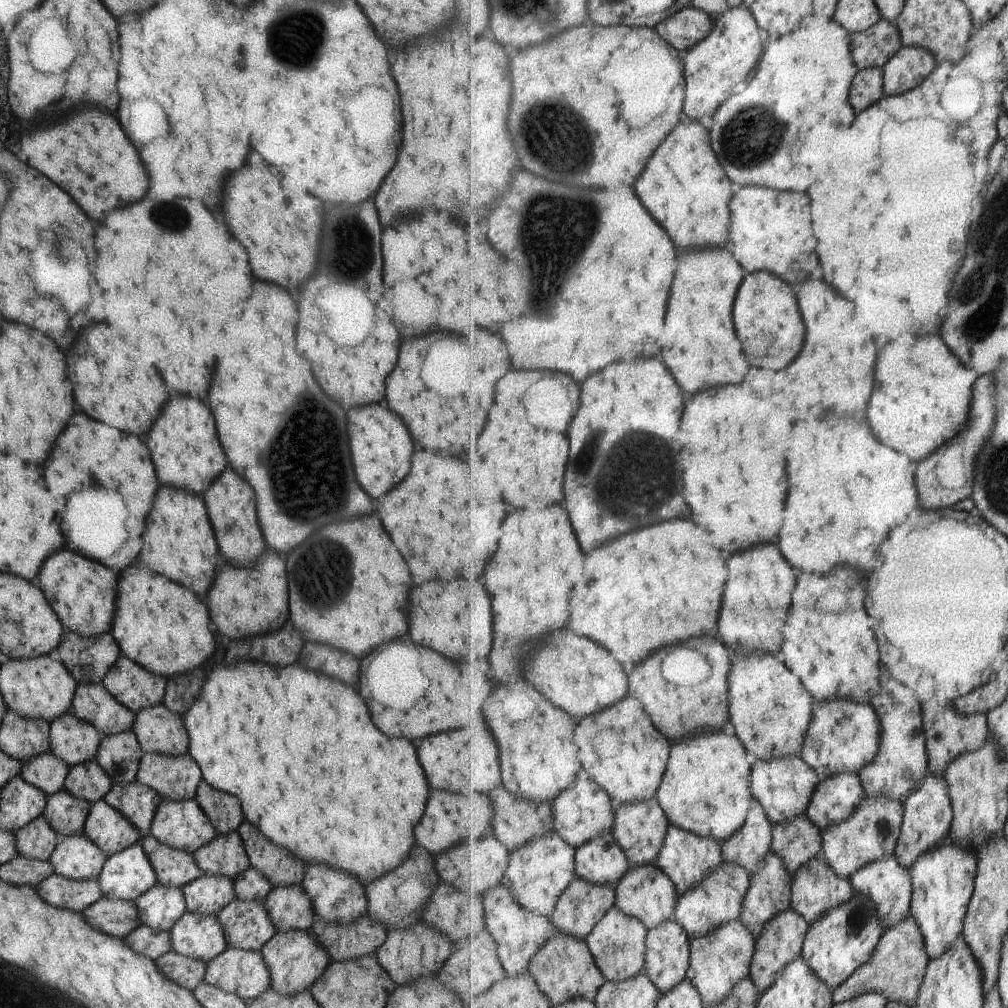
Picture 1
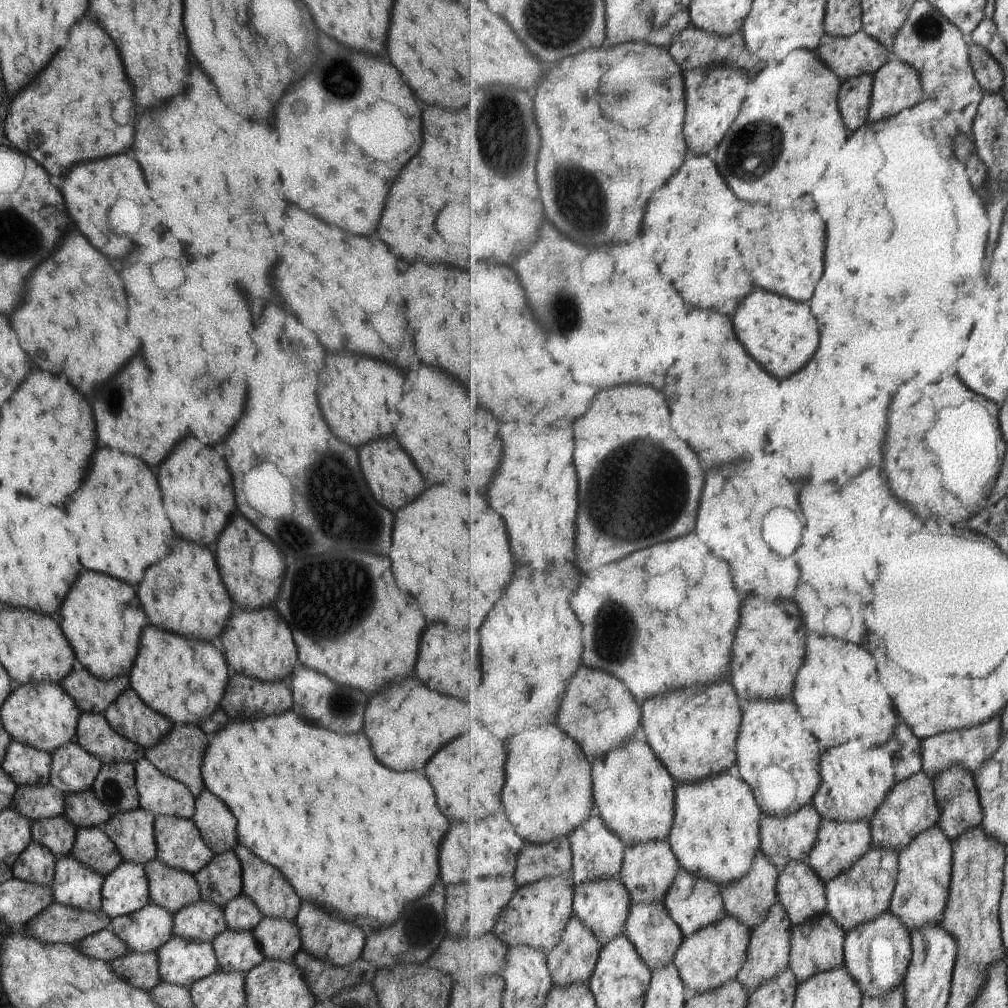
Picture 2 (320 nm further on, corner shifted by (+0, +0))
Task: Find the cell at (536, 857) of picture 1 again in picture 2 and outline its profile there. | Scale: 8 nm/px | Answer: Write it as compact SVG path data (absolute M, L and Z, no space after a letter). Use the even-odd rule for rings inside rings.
M572 876L565 878L547 878L534 884L518 886L512 902L497 918L494 934L501 938L510 948L513 946L529 946L533 950L551 952L565 933L569 920L574 914L574 888Z

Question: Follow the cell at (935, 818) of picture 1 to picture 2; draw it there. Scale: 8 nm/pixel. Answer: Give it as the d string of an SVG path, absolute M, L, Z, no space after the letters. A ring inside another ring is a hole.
M935 824L929 830L921 832L898 857L899 875L890 910L897 914L897 918L901 918L911 934L919 928L937 926L943 921L949 903L953 873L952 841Z

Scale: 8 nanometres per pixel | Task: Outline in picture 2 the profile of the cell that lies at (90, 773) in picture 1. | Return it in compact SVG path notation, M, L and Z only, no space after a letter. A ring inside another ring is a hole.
M90 789L65 795L62 814L69 822L73 822L76 828L103 826L111 816L105 803L99 802L99 798Z

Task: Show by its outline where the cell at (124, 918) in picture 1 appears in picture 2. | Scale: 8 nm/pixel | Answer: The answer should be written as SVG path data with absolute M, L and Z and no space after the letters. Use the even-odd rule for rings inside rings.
M52 902L26 923L25 930L43 944L68 944L107 929L109 922L111 918L103 910L81 910Z

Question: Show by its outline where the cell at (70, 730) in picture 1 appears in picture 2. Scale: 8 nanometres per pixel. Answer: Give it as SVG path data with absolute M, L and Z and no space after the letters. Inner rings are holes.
M75 740L55 748L50 760L48 784L63 792L64 796L90 789L101 768L100 761L93 754L85 752Z

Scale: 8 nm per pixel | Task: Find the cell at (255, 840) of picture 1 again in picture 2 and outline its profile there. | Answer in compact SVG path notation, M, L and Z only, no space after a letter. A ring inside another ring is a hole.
M238 842L233 852L237 856L242 869L240 896L251 898L251 902L255 902L255 906L259 908L262 916L294 920L299 911L301 898L299 898L299 894L293 892L293 888L285 882L285 878L281 878L281 874L277 874L277 870L273 866L265 866L265 862L257 862L257 858L253 858L253 852L243 848L241 842Z

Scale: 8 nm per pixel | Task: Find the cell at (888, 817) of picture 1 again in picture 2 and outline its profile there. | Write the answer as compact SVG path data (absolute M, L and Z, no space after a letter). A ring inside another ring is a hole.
M875 844L871 850L853 864L853 868L841 872L837 878L825 883L828 914L843 930L853 930L859 924L868 924L891 909L893 892L897 887L899 857L891 848L879 848Z

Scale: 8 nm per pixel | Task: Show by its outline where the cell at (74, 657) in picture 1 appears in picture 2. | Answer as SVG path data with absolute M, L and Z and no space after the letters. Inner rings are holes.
M72 669L58 685L73 700L77 711L100 714L129 686L129 680L127 673L103 680L86 669Z

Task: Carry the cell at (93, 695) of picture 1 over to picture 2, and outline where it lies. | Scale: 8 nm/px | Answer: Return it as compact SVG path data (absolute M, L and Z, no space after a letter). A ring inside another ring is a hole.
M80 712L76 723L75 742L100 763L137 762L144 758L142 746L117 734L103 714Z

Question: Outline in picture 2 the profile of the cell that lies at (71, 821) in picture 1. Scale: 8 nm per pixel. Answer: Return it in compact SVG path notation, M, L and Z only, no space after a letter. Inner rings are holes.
M63 814L35 820L31 823L31 841L45 846L54 859L69 855L76 834L76 827Z

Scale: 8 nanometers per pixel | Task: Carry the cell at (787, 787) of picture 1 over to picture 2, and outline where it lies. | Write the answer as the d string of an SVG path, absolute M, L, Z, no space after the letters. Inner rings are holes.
M813 801L809 802L807 806L803 806L801 810L797 810L795 814L788 816L763 814L761 816L760 850L769 856L769 860L773 860L773 864L779 866L779 871L785 870L785 866L789 866L793 860L807 861L811 850L817 845L817 834L821 830L821 820L821 814Z

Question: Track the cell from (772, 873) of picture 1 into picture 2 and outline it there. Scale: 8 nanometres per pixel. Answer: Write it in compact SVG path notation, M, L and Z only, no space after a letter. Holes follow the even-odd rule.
M779 900L771 906L763 924L752 932L749 942L748 962L741 968L738 978L749 993L758 990L765 982L776 978L787 966L790 966L792 951L792 923L785 906Z

